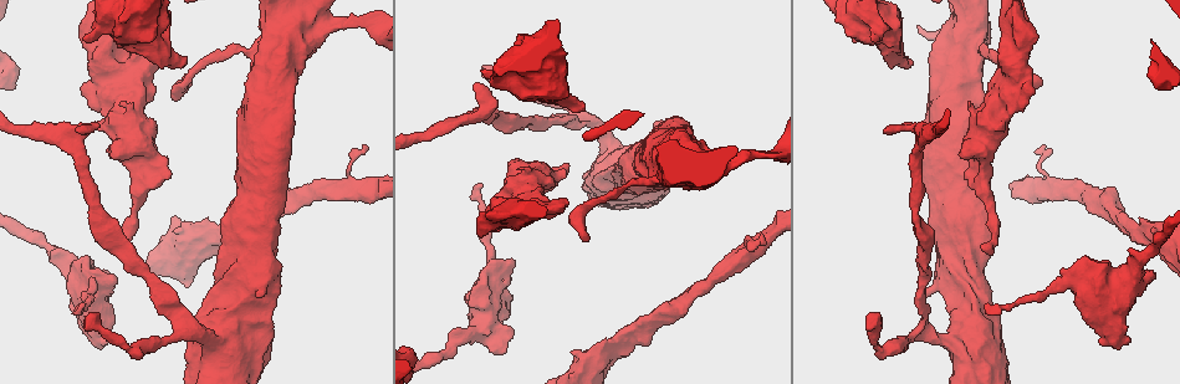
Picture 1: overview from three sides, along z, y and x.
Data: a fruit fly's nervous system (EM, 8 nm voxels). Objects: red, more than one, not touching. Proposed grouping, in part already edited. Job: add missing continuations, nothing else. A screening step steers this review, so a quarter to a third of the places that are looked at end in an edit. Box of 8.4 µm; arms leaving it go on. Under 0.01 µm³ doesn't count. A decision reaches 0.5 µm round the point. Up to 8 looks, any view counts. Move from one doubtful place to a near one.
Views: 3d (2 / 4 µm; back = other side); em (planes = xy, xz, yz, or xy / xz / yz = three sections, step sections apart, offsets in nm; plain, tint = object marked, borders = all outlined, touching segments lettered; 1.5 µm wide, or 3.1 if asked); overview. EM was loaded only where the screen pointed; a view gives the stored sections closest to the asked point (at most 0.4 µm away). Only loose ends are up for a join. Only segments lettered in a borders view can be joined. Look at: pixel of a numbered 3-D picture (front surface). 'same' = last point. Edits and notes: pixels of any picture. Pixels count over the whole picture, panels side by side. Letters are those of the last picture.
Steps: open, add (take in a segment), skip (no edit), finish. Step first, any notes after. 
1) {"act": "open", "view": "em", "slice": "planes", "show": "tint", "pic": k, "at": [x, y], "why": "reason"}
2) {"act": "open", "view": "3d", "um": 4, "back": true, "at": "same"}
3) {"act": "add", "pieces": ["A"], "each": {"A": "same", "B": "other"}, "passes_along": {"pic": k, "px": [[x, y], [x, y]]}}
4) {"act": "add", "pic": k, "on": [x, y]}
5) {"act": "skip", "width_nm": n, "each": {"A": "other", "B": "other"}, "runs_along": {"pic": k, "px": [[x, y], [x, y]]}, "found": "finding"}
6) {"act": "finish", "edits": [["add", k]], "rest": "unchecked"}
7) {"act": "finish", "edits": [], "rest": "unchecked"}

{"act": "open", "view": "3d", "um": 2, "pic": 1, "at": [88, 99]}

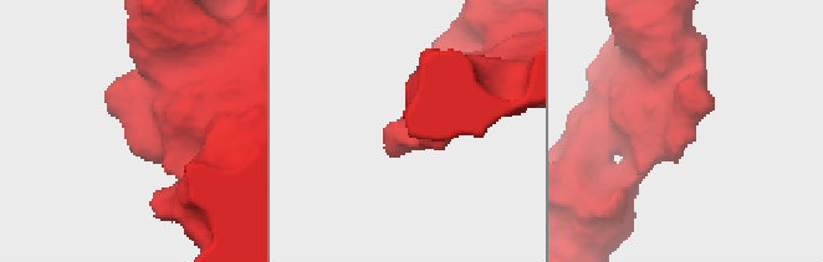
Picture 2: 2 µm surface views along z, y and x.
{"act": "open", "view": "em", "slice": "planes", "show": "borders", "pic": 2, "at": [694, 135], "why": "now the EM"}

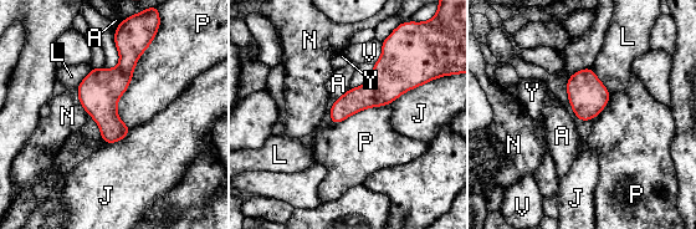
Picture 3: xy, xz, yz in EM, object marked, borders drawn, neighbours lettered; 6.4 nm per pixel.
{"act": "skip", "each": {"A": "other", "J": "other", "L": "other", "N": "other", "P": "other", "V": "other", "Y": "other"}, "border": {"pic": 3, "px": [[141, 55], [117, 101], [131, 128]]}, "found": "none of them fits"}

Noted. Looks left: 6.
{"act": "open", "view": "3d", "um": 4, "pic": 1, "at": [83, 40], "why": "an open end"}

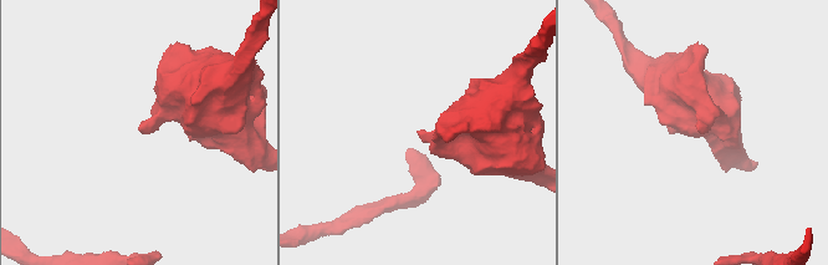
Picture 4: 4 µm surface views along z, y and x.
{"act": "open", "view": "em", "slice": "planes", "show": "borders", "pic": 4, "at": [700, 128], "why": "shape alone is not enough"}

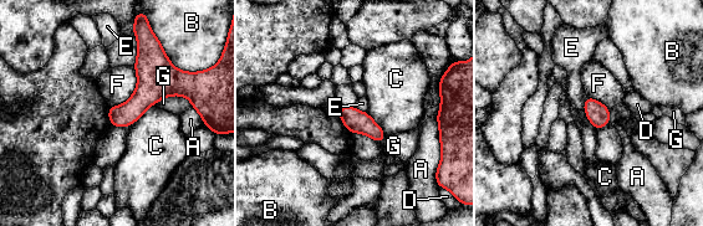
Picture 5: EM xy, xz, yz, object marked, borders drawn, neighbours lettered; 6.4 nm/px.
{"act": "skip", "each": {"A": "other", "B": "other", "C": "other", "D": "other", "E": "other", "F": "other", "G": "other"}, "found": "none of them fits"}

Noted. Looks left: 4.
{"act": "open", "view": "3d", "um": 2, "back": true, "pic": 1, "at": [928, 296], "why": "stops while still wide"}

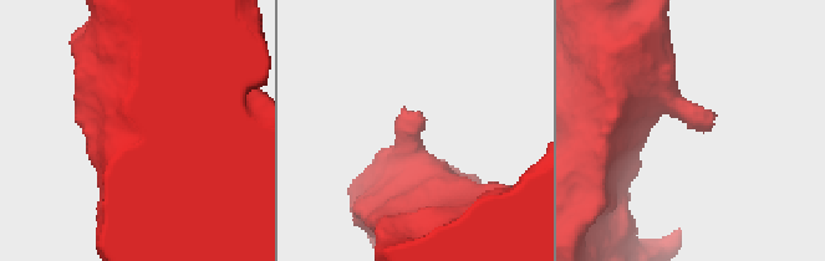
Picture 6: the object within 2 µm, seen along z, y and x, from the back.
{"act": "open", "view": "em", "slice": "planes", "show": "plain", "pic": 6, "at": [425, 120]}

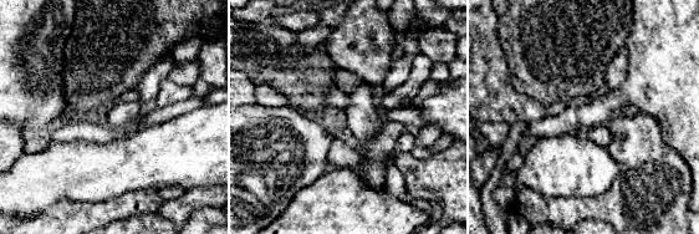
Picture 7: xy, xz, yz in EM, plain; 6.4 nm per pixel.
{"act": "open", "view": "em", "slice": "planes", "show": "borders", "at": "same", "why": "what lies round it"}

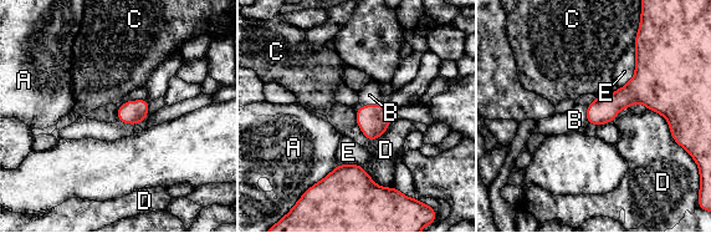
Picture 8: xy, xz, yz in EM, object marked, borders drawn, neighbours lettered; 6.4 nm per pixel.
{"act": "add", "pieces": ["B"], "each": {"A": "other", "B": "same", "C": "other", "D": "other", "E": "other"}, "passes_along": {"pic": 8, "px": [[373, 121], [372, 106], [369, 95]]}, "found": "the cell continues"}

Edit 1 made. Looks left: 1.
{"act": "finish", "edits": [["add", 8]], "rest": "unchecked"}

